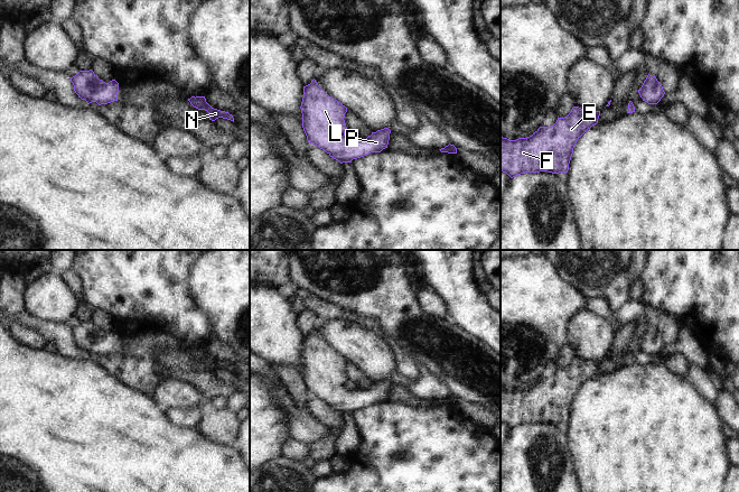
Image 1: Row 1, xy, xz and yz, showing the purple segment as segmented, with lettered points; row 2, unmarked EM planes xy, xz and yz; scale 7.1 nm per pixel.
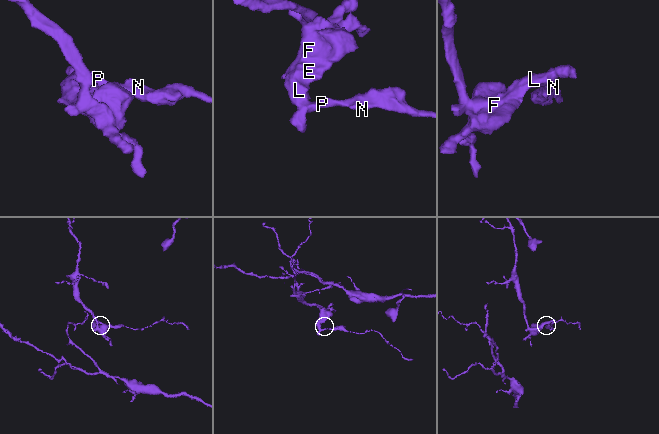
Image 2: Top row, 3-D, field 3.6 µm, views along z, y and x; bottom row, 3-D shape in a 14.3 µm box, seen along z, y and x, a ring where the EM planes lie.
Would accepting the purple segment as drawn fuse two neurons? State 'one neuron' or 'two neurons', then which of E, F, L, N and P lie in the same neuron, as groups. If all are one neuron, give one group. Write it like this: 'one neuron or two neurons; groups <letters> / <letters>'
one neuron; groups E F L N P

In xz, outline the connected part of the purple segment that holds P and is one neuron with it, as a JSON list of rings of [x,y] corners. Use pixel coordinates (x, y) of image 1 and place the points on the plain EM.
[[[315,329],[303,337],[300,360],[308,393],[325,401],[340,415],[387,399],[391,384],[389,379],[372,383],[366,390],[348,390],[344,371],[347,359],[329,347]]]

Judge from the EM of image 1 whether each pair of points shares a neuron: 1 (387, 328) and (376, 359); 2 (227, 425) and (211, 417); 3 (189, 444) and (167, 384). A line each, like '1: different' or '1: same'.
1: different
2: same
3: different

